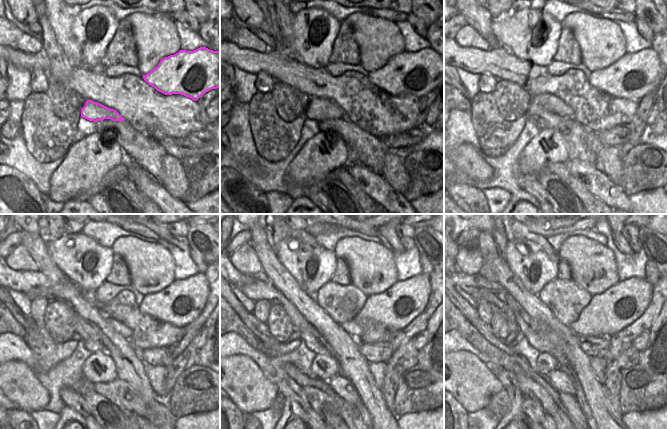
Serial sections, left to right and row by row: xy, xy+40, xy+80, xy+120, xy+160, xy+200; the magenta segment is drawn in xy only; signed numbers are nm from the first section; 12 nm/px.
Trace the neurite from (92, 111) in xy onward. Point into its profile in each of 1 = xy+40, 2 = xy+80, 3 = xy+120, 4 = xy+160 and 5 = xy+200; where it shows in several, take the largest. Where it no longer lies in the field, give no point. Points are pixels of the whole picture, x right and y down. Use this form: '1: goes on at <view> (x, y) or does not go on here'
1: goes on at xy+40 (318, 109)
2: goes on at xy+80 (544, 103)
3: goes on at xy+120 (86, 330)
4: goes on at xy+160 (395, 308)
5: goes on at xy+200 (606, 314)

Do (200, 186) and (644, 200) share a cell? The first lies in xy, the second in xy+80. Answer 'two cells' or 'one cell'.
two cells

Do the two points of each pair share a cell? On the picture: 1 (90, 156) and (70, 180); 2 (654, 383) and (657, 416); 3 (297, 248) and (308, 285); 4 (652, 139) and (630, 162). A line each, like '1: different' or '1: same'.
1: same
2: different
3: same
4: different

